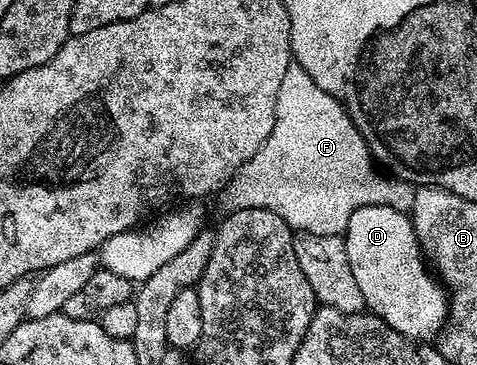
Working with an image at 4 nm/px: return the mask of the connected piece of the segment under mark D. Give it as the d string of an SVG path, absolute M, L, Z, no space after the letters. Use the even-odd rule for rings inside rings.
M363 206L351 214L351 218L347 222L347 226L343 233L343 239L347 246L347 262L351 262L351 274L355 274L355 283L359 285L359 290L363 294L363 302L365 303L366 309L383 322L387 322L387 326L391 326L391 330L403 334L409 340L429 342L434 338L440 337L447 324L447 317L449 315L449 297L441 281L438 280L436 275L431 271L430 265L427 263L421 251L421 247L417 241L417 235L413 229L412 219L410 219L406 213L400 212L399 210L391 210L391 206Z

